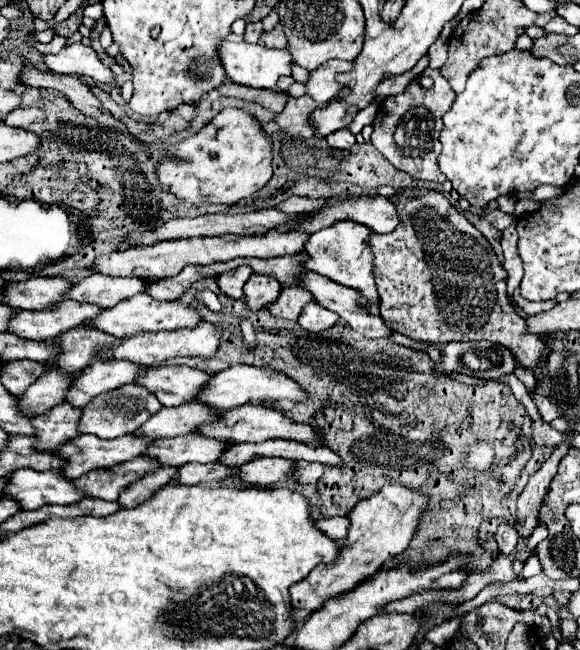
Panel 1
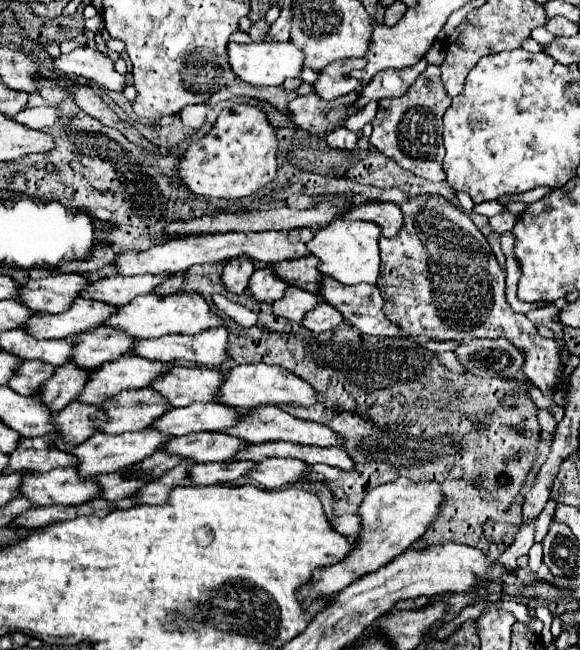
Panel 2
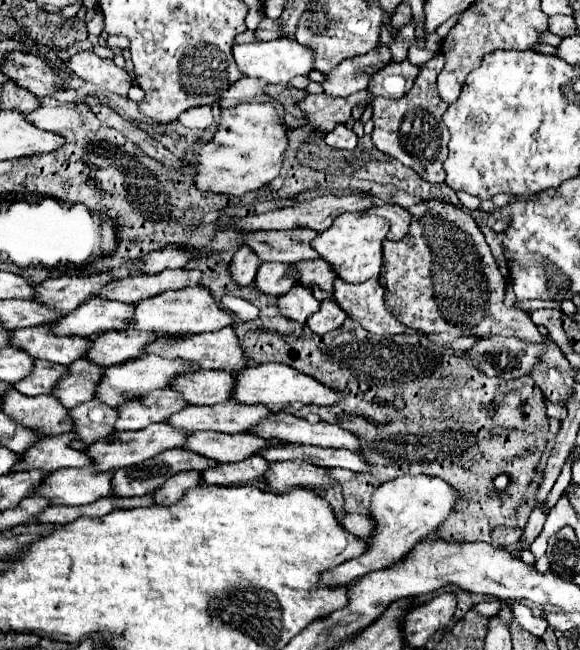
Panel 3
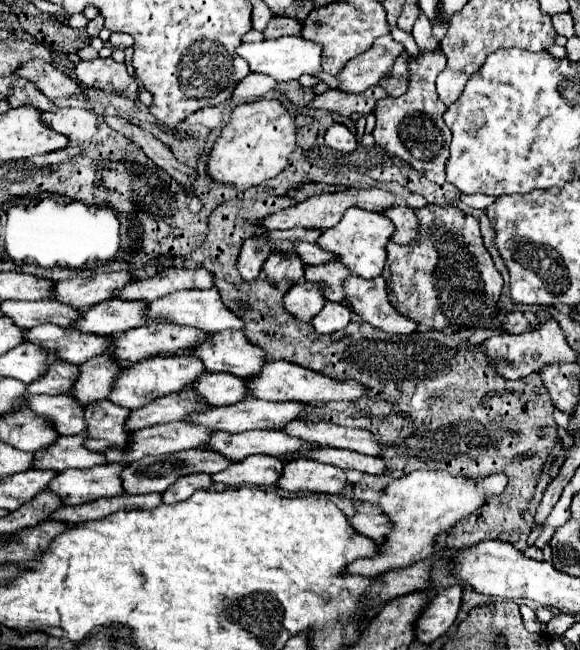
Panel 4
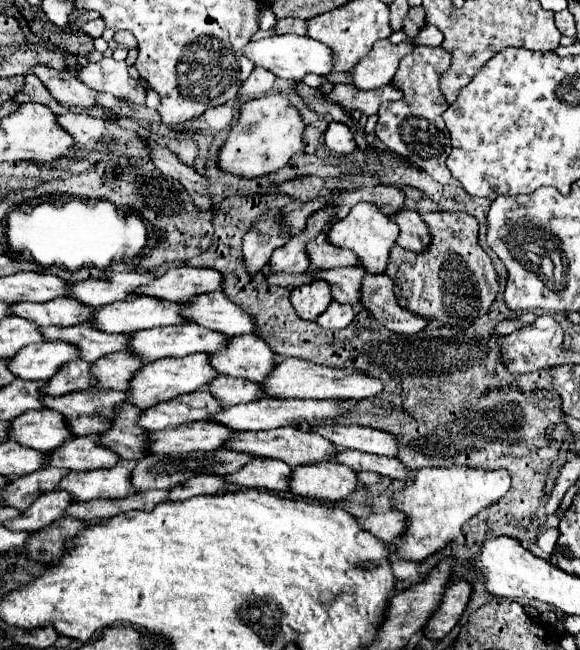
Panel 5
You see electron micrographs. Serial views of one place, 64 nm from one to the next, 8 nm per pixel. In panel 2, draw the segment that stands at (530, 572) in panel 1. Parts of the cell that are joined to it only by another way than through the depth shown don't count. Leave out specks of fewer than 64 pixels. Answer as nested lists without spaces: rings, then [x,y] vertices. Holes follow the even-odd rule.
[[[534,544],[532,548],[530,548],[530,552],[528,552],[529,558],[529,570],[531,573],[536,573],[542,563],[543,558],[543,548],[542,544]]]

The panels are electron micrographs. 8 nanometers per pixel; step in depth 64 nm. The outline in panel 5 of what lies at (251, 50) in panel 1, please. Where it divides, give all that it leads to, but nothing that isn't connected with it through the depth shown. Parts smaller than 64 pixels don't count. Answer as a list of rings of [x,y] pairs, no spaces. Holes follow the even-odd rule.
[[[282,34],[282,36],[270,36],[260,42],[252,42],[244,46],[244,56],[254,62],[258,68],[266,68],[278,78],[286,80],[302,80],[306,74],[328,74],[332,70],[332,52],[326,44],[316,42],[308,36],[296,36],[296,34]]]

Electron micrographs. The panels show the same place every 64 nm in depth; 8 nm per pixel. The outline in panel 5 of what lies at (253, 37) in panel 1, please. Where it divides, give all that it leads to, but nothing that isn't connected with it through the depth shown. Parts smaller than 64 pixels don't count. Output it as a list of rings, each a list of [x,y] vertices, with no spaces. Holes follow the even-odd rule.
[[[282,18],[274,26],[276,34],[306,34],[306,20],[298,18]]]

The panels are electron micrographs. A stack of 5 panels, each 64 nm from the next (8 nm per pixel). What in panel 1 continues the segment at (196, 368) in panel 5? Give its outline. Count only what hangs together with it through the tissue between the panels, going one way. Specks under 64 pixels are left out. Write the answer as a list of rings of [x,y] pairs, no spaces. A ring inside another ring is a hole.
[[[94,360],[72,378],[64,400],[74,408],[82,408],[84,404],[88,404],[88,400],[92,400],[92,396],[134,382],[140,370],[144,370],[140,368],[140,364],[128,364],[122,360]]]

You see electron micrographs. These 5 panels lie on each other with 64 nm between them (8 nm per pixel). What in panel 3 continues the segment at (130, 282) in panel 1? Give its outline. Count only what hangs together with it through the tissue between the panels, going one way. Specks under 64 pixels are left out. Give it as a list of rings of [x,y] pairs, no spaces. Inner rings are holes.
[[[182,268],[164,270],[160,274],[128,276],[122,280],[114,280],[112,284],[106,284],[100,292],[96,292],[96,296],[106,300],[118,300],[124,304],[136,304],[136,300],[144,300],[148,296],[156,296],[160,292],[186,286],[200,286],[200,272],[188,272]]]

